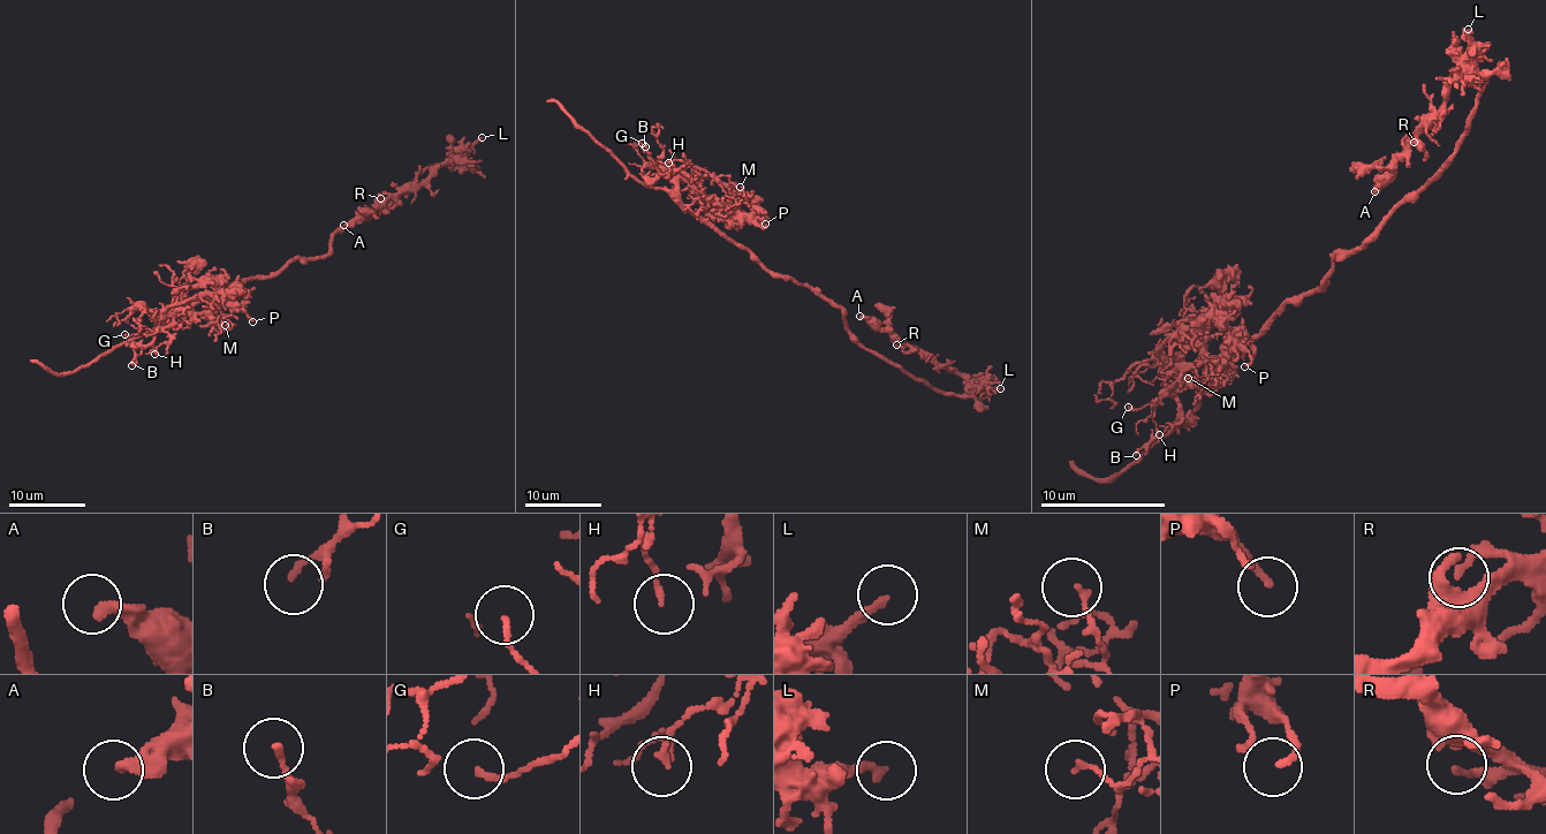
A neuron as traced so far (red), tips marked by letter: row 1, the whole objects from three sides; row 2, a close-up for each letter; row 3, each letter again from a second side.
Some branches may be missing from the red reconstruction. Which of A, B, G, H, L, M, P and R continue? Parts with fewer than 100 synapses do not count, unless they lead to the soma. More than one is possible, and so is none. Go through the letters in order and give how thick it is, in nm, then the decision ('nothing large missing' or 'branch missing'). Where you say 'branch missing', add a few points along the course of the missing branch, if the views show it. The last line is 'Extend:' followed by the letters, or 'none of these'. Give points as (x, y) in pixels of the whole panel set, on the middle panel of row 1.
A: 360 nm | nothing large missing
B: 140 nm | nothing large missing
G: 130 nm | nothing large missing
H: 150 nm | nothing large missing
L: 240 nm | nothing large missing
M: 110 nm | nothing large missing
P: 160 nm | nothing large missing
R: 200 nm | nothing large missing
Extend: none of these

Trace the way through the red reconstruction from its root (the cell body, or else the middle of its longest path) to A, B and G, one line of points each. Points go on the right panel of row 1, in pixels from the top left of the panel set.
A: (1350, 251), (1358, 250), (1454, 153), (1485, 76), (1475, 82), (1460, 73), (1444, 103), (1374, 191)
B: (1350, 251), (1336, 256), (1321, 288), (1293, 296), (1199, 397), (1202, 402), (1192, 412), (1172, 423), (1136, 455)
G: (1350, 251), (1336, 256), (1321, 288), (1293, 296), (1217, 380), (1185, 384), (1171, 374), (1157, 404), (1128, 407)

